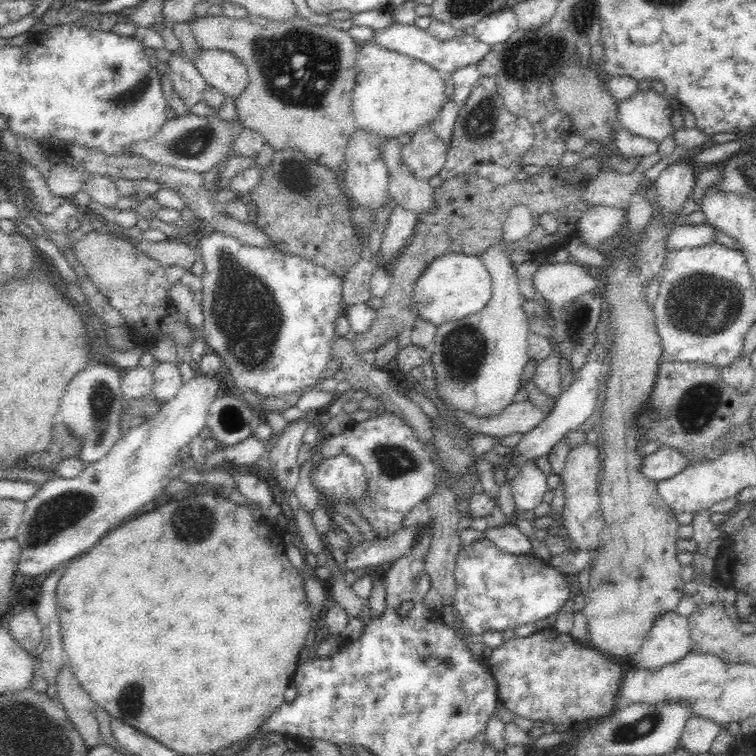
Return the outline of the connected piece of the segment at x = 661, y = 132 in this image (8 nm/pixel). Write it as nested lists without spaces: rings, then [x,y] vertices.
[[[637,89],[632,96],[618,103],[618,121],[636,136],[658,141],[672,134],[673,99],[653,89]]]

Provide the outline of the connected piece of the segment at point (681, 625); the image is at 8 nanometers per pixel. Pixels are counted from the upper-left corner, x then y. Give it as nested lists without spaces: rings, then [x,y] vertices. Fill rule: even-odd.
[[[664,612],[654,621],[638,652],[630,655],[635,668],[660,670],[690,653],[691,628],[677,612]]]

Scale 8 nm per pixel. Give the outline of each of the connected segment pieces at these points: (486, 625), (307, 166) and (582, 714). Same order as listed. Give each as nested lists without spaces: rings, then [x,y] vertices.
[[[486,537],[459,549],[454,576],[454,607],[467,630],[478,637],[486,631],[515,631],[523,624],[546,619],[570,598],[566,575],[539,561],[532,552],[520,555],[498,550]]]
[[[298,149],[275,151],[270,164],[261,170],[259,183],[249,192],[256,205],[256,225],[270,236],[272,245],[288,256],[300,256],[330,273],[345,273],[361,258],[361,243],[354,231],[345,193],[337,185],[335,174],[325,166],[310,160]]]
[[[548,626],[525,637],[505,640],[498,648],[492,649],[486,658],[490,674],[496,681],[500,706],[532,721],[554,725],[554,732],[564,734],[575,726],[584,725],[588,718],[608,718],[614,712],[615,699],[622,684],[622,666],[606,653],[593,648],[587,642],[574,641],[569,633],[560,633]]]

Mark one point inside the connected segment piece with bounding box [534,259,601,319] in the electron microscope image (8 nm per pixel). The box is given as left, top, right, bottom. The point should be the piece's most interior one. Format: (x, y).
(558, 284)

